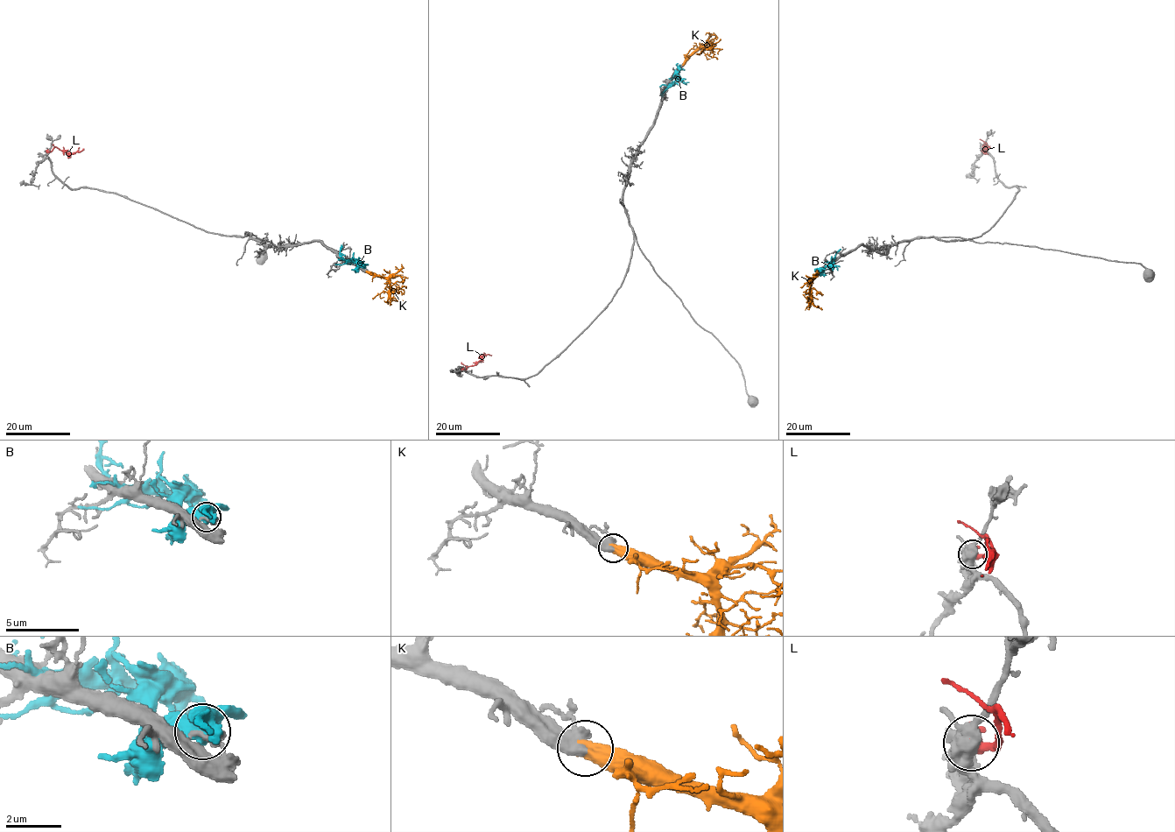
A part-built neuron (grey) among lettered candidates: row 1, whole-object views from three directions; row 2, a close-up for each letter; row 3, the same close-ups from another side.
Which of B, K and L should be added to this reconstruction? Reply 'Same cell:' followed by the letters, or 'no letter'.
Same cell: K

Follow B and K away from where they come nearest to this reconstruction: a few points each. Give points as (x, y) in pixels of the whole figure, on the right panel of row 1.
B: (819, 271), (829, 261), (831, 264), (840, 249)
K: (816, 276), (811, 285), (811, 295), (807, 299), (802, 294)

